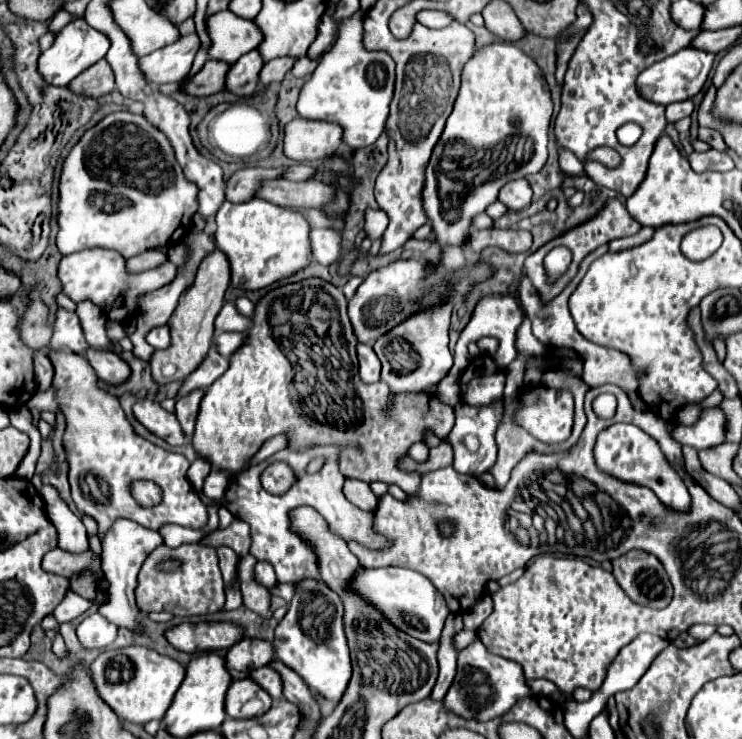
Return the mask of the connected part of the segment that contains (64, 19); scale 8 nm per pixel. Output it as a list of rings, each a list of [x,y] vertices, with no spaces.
[[[60,10],[55,16],[57,17],[54,17],[54,19],[49,24],[49,31],[53,32],[54,34],[57,34],[73,20],[72,15],[64,10]]]

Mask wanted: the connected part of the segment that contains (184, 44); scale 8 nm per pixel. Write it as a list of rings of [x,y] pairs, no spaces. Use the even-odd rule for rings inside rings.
[[[195,32],[181,36],[177,42],[143,56],[139,60],[139,66],[145,78],[155,86],[165,82],[179,82],[189,74],[199,44],[201,42]]]

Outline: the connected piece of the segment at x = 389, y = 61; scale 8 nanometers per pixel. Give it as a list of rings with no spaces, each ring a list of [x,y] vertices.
[[[359,10],[351,18],[345,18],[339,24],[337,42],[333,44],[333,48],[329,52],[323,54],[323,58],[319,60],[319,66],[309,76],[309,80],[303,84],[301,94],[299,94],[299,102],[297,102],[297,112],[301,118],[329,120],[329,122],[341,124],[345,130],[343,142],[353,150],[373,144],[383,134],[385,122],[389,116],[389,102],[391,102],[393,90],[395,90],[395,62],[387,52],[369,52],[363,48],[363,44],[361,44],[361,34],[363,34],[361,20],[363,20],[363,12]]]

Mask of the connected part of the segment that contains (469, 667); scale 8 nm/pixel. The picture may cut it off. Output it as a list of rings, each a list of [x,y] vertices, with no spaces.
[[[476,639],[458,654],[455,682],[445,696],[445,706],[449,710],[455,710],[455,714],[463,718],[477,718],[485,722],[505,714],[523,696],[531,696],[531,690],[525,684],[523,668],[517,662],[491,654],[484,644]]]

